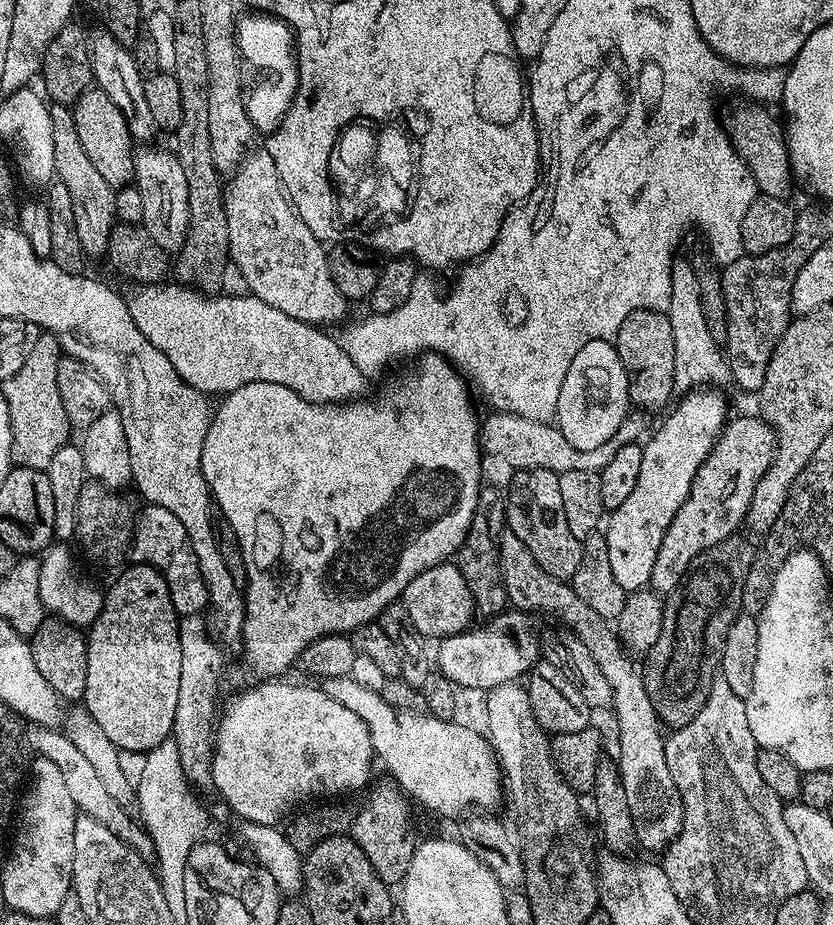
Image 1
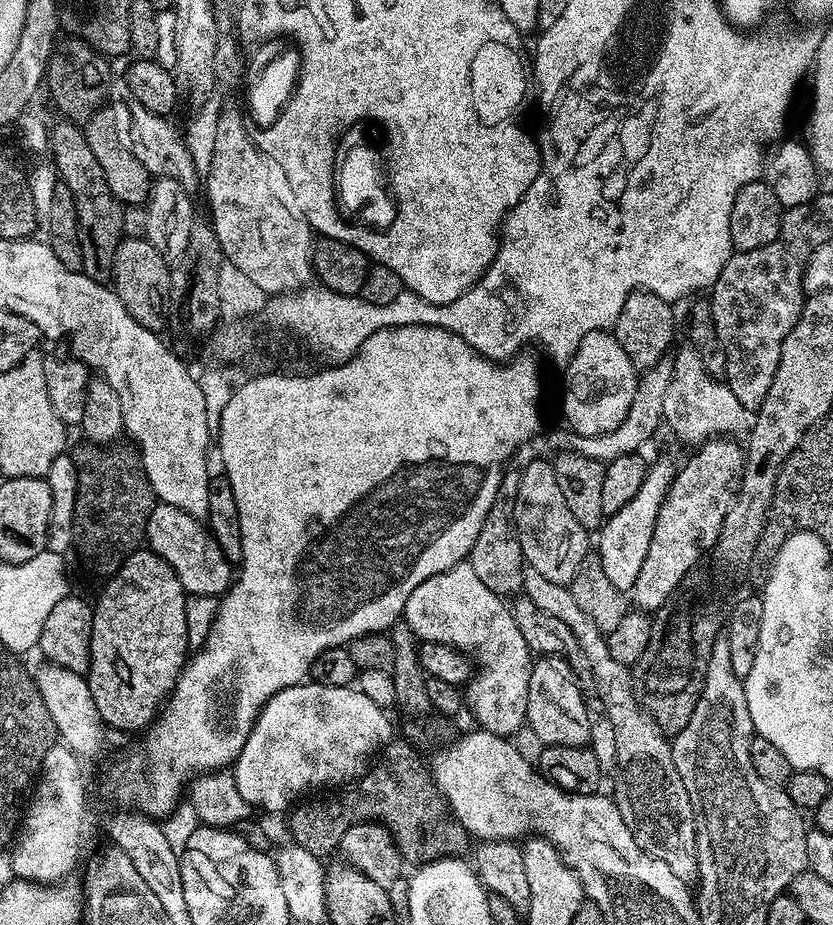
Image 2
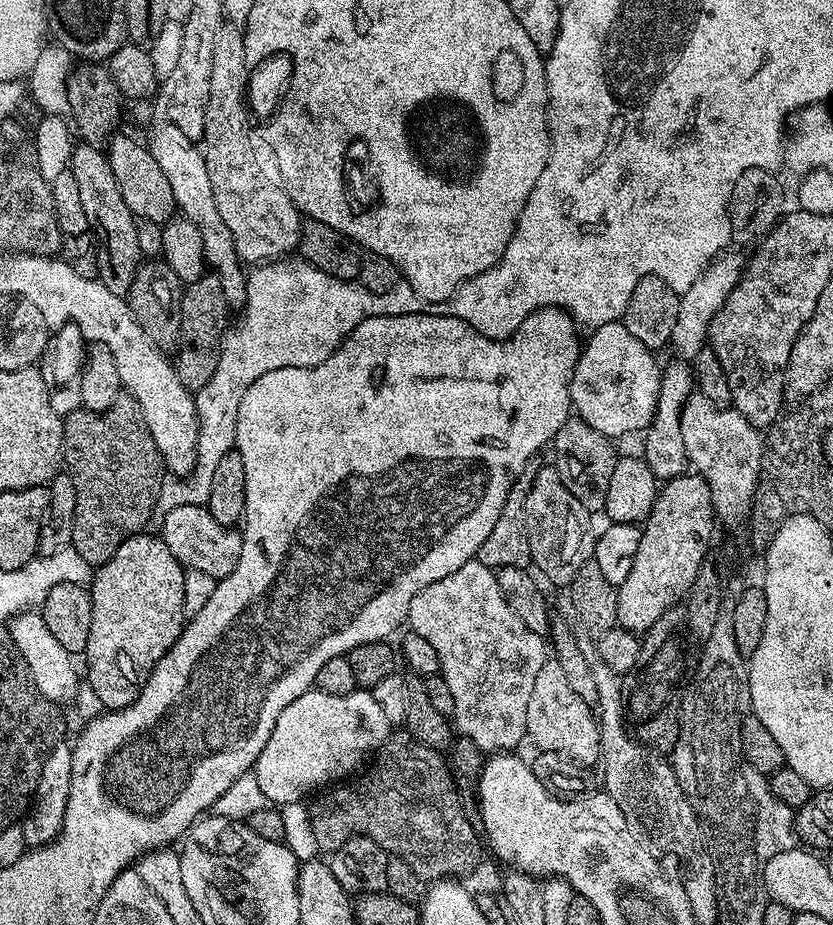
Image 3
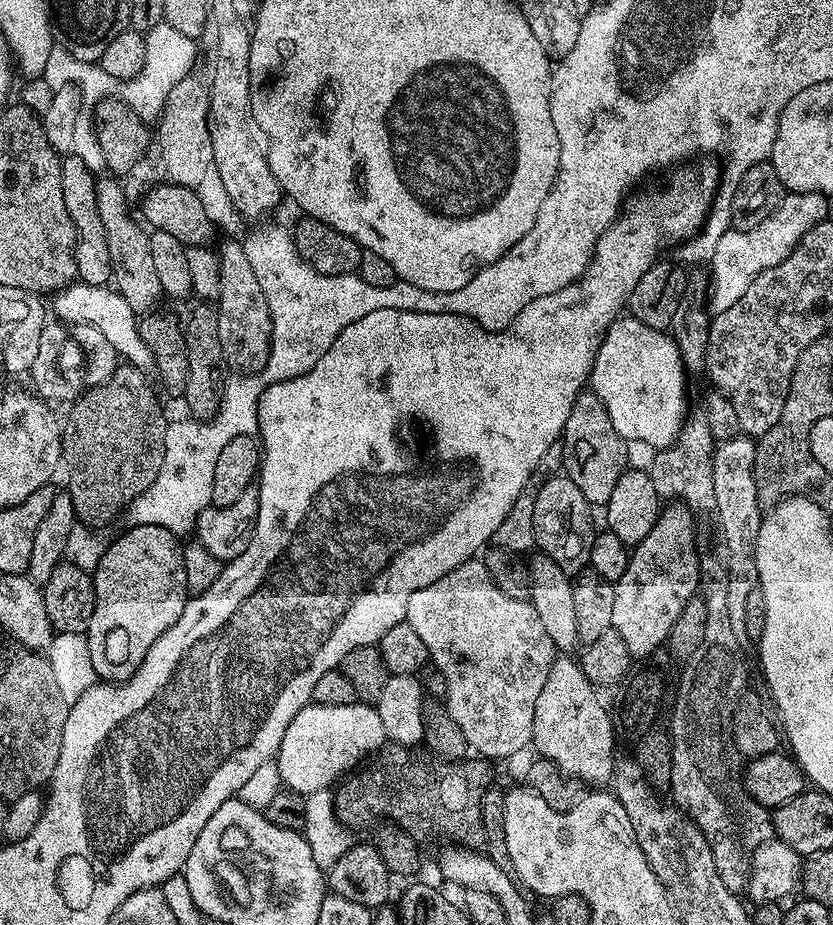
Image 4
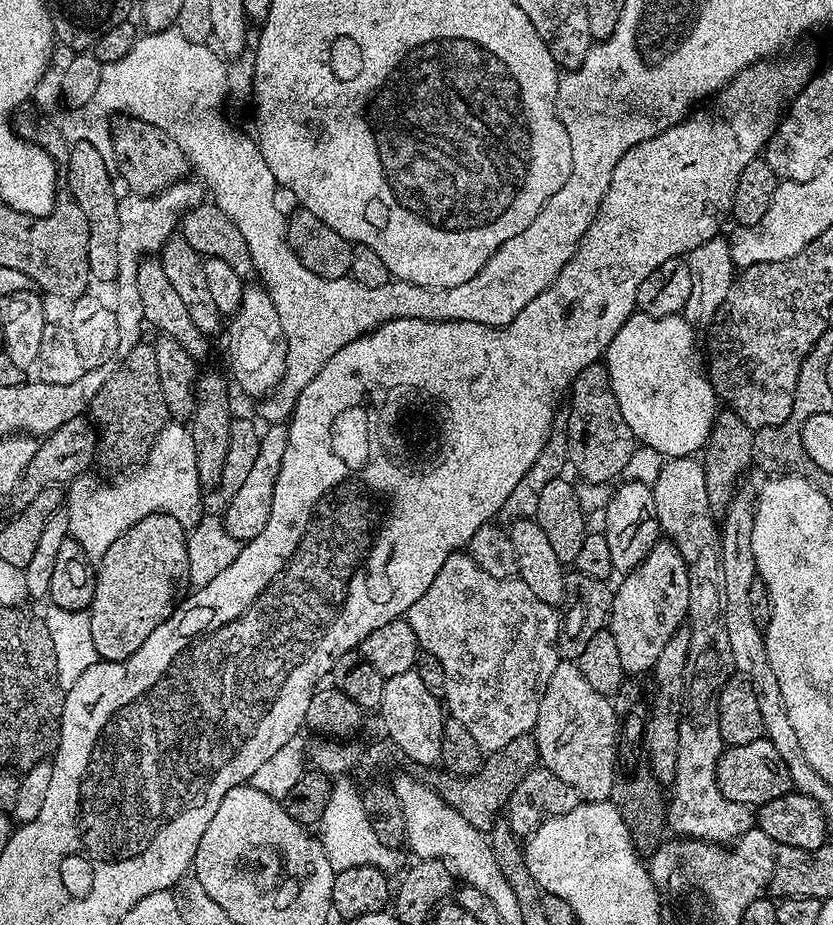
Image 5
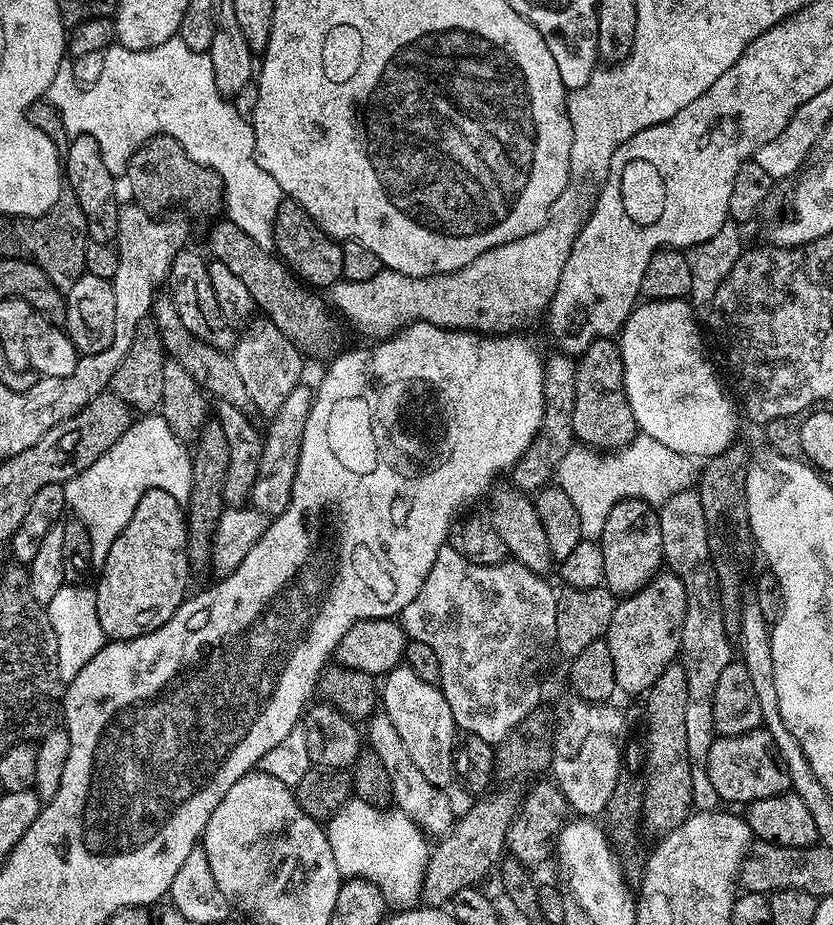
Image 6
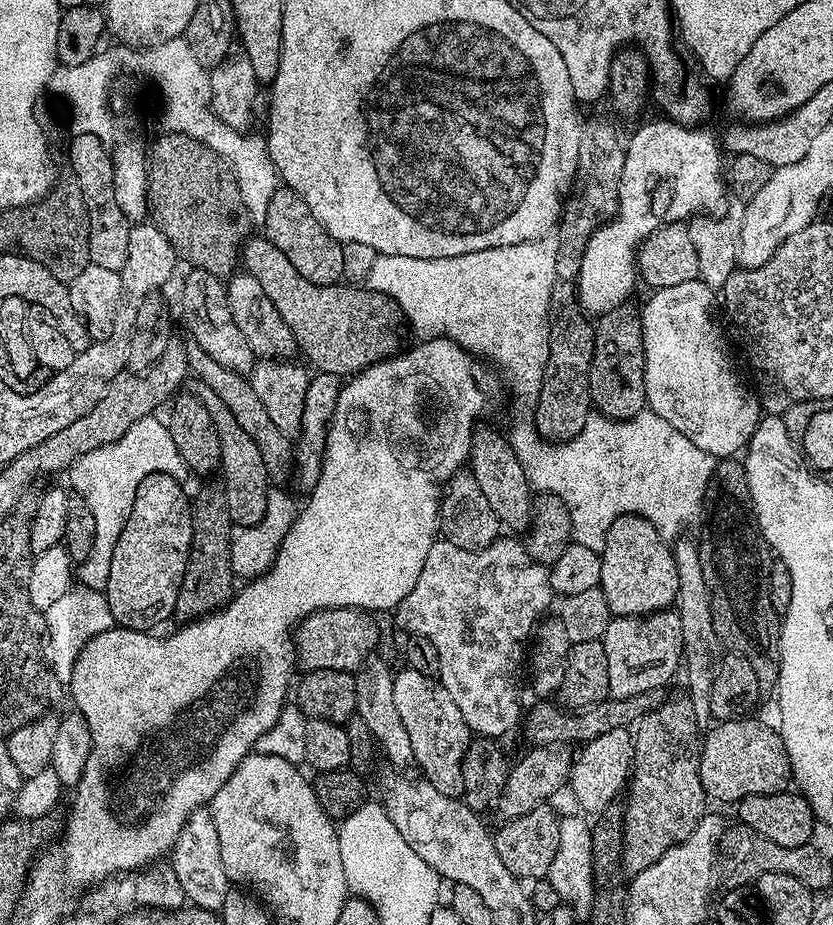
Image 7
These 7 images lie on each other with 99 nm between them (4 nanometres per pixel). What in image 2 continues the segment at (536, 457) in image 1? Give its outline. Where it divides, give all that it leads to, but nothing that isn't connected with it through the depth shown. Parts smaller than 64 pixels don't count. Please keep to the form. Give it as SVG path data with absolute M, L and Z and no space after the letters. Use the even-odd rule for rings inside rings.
M665 358L658 361L654 366L643 369L636 382L634 402L630 404L626 418L618 426L614 426L614 430L593 436L578 436L571 431L563 430L564 432L553 434L553 446L556 447L556 450L586 454L586 458L605 462L614 458L622 458L622 454L640 452L643 449L643 444L659 430L660 424L662 428L665 423L664 407L666 406L666 390L670 390L670 378L674 378L674 366L671 359Z

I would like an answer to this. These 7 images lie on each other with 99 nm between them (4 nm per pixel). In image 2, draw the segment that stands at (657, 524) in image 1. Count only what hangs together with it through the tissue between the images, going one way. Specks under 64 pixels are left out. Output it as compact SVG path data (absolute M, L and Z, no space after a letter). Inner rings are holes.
M652 460L648 466L648 473L642 482L638 494L622 506L613 516L607 517L598 529L600 535L600 549L598 555L610 582L618 586L618 590L627 593L634 586L642 564L646 562L646 552L650 550L651 539L654 538L654 528L658 522L660 504L668 494L668 488L675 479L678 468L668 460Z

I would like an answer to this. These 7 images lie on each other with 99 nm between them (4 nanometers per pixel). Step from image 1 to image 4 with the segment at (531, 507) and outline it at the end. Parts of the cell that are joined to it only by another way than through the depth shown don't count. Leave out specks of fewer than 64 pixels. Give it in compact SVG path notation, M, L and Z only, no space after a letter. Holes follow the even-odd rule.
M552 474L545 480L548 481L543 481L540 484L537 497L534 498L533 538L535 547L543 555L550 557L563 572L579 574L589 567L590 546L594 535L594 527L592 528L593 509L586 498L582 496L582 491L578 490L578 486L574 486L574 482L566 474Z

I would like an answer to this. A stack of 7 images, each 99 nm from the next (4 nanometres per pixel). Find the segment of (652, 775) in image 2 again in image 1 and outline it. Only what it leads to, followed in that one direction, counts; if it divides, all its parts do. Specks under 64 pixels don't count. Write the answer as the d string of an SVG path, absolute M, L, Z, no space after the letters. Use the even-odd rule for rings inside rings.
M501 532L498 536L499 571L502 573L502 587L507 599L512 604L516 603L513 605L517 609L538 608L565 620L568 623L565 625L574 626L576 635L584 639L594 662L598 662L602 674L606 674L606 682L610 682L612 687L611 711L616 712L616 728L620 731L620 781L624 787L626 806L630 810L635 843L644 848L667 849L684 825L684 803L676 788L674 774L670 774L670 766L666 766L665 737L660 736L662 724L650 702L650 694L646 694L641 669L635 668L623 656L625 653L618 647L613 633L604 629L607 627L601 623L600 616L594 614L594 610L590 610L582 598L578 598L569 581L546 574L546 570L534 562L534 554L530 554L530 550L518 542L513 532Z

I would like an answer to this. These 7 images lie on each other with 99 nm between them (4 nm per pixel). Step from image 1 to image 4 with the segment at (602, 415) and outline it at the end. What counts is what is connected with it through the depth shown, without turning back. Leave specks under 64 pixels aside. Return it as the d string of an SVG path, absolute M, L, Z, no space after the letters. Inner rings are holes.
M624 314L609 326L604 335L602 346L594 358L590 390L602 402L604 413L623 440L641 440L642 443L649 444L652 450L663 450L675 442L686 423L683 408L684 376L686 377L684 360L671 335L667 331L638 322L630 314Z

